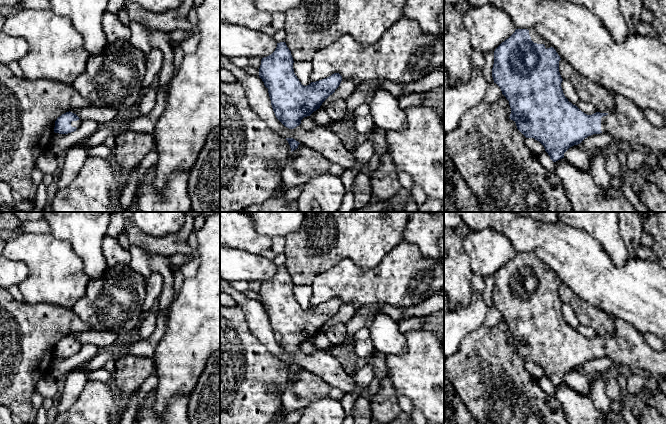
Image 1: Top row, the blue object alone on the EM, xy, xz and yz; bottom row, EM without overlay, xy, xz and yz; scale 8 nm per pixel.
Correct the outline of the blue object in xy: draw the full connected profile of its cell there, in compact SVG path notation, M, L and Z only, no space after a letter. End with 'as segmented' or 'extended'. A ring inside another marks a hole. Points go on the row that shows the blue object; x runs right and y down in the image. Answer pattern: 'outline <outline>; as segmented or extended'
outline M66 112L55 121L54 132L59 134L68 134L76 131L81 125L82 119L72 112Z; extended

